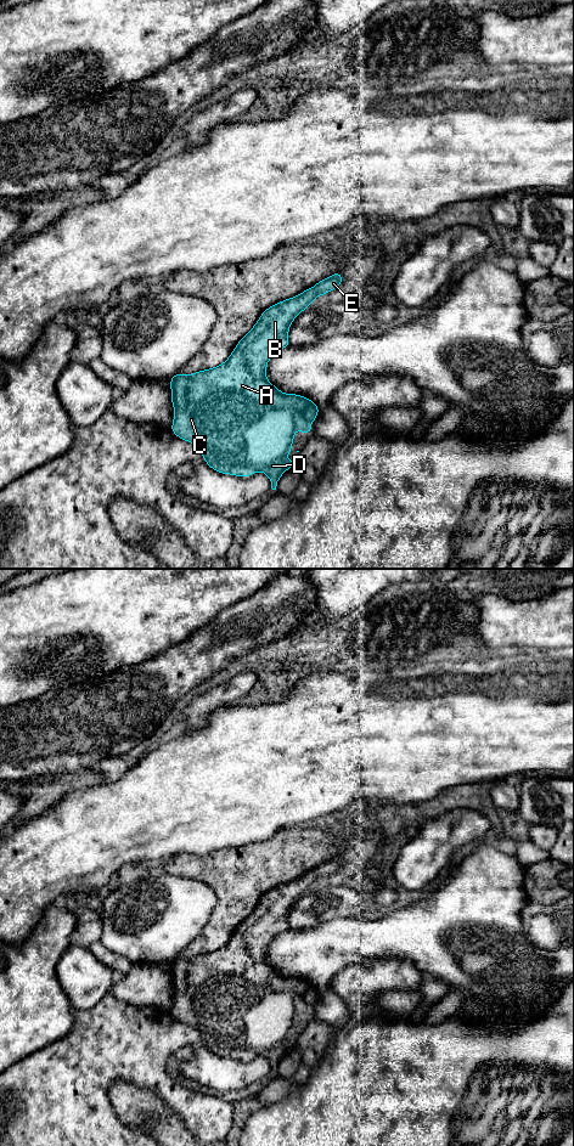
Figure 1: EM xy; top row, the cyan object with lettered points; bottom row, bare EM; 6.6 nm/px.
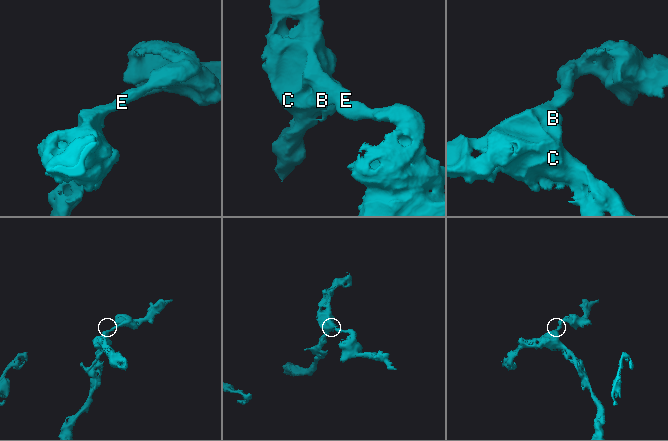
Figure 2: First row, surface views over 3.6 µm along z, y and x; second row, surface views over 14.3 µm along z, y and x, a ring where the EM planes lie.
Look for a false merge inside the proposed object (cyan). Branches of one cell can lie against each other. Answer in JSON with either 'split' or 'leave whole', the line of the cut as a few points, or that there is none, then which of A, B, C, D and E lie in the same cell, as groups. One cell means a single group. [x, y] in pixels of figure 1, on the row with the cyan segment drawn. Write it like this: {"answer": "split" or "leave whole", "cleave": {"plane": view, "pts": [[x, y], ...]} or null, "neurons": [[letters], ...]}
{"answer": "split", "cleave": {"plane": "xy", "pts": [[313, 287], [319, 294]]}, "neurons": [["A", "B", "C", "D"], ["E"]]}

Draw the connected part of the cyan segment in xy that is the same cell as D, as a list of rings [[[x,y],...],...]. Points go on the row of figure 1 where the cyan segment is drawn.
[[[309,288],[274,304],[260,315],[224,363],[193,374],[176,373],[170,378],[174,406],[170,429],[178,437],[195,444],[215,472],[242,478],[263,472],[269,476],[271,489],[276,490],[281,475],[296,465],[296,461],[285,456],[292,451],[296,430],[311,433],[319,406],[305,396],[280,391],[266,379],[266,366],[276,351],[289,346],[292,322],[317,297],[317,292]]]

